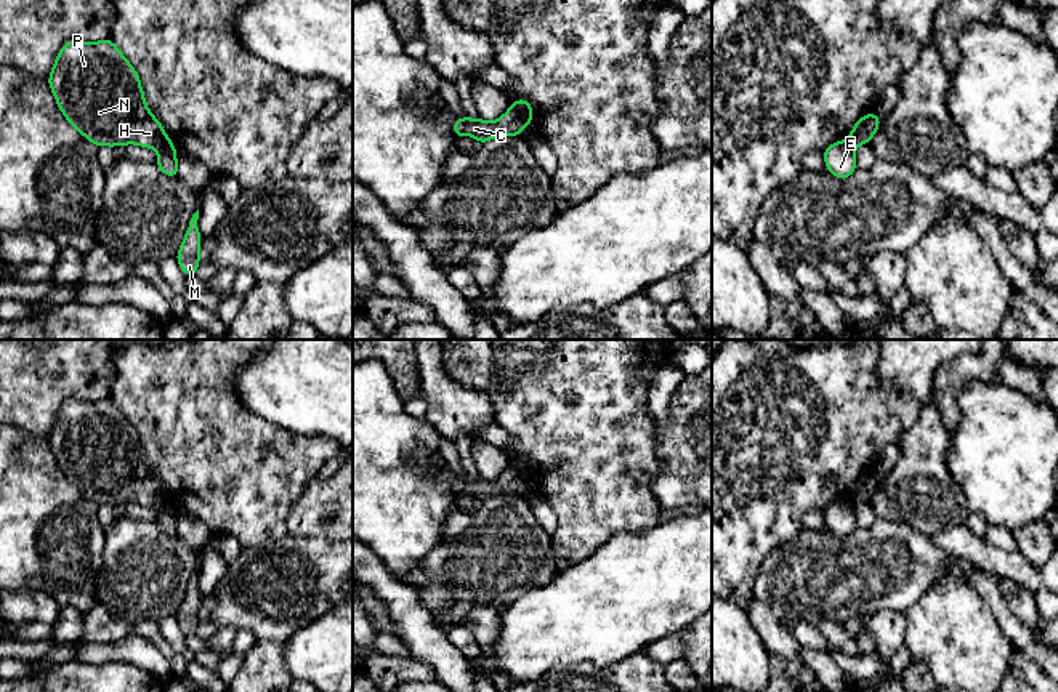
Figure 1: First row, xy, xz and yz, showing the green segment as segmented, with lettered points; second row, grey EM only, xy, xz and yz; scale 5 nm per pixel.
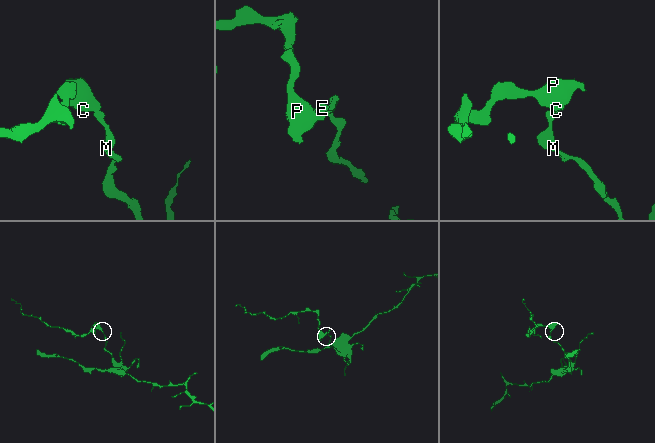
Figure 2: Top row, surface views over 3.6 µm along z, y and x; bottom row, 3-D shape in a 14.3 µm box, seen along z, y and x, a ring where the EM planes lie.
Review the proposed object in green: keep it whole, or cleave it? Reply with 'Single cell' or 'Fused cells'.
Fused cells

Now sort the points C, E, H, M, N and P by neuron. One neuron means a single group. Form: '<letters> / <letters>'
C H N P / E M

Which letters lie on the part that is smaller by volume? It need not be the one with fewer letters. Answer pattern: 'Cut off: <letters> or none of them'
Cut off: C, H, N, P

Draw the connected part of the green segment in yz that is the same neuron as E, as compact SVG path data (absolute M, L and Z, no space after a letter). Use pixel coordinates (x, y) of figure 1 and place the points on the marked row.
M846 141L832 143L822 152L826 170L829 170L837 179L846 179L856 171L858 165L854 162L853 146Z

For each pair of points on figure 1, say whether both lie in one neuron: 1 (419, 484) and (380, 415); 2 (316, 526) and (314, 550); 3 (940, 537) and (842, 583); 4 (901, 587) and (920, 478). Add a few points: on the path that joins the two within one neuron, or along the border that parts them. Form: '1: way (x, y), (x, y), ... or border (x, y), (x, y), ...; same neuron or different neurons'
1: way (401, 466), (380, 446), (380, 433); same neuron
2: border (287, 534), (332, 539), (335, 542); different neurons
3: border (930, 535), (953, 556), (965, 558); different neurons
4: border (877, 518), (901, 521), (930, 535); different neurons

